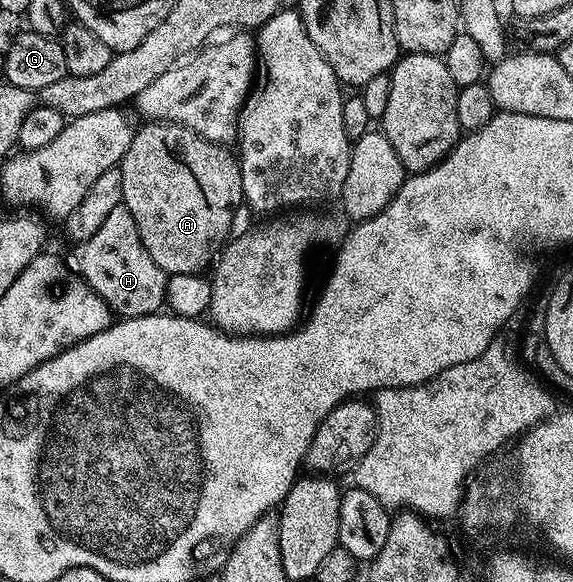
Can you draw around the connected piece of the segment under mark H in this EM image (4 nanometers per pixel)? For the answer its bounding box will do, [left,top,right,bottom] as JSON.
[66,205,170,319]

